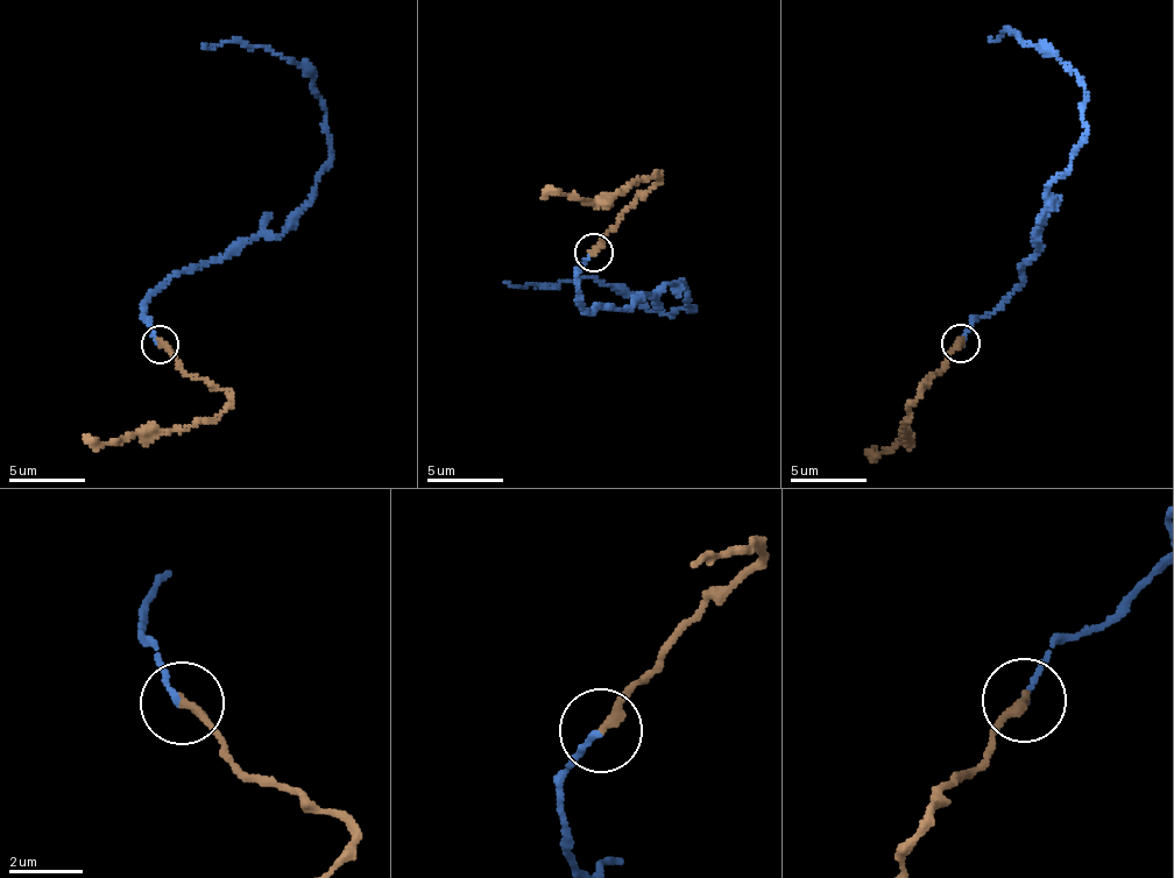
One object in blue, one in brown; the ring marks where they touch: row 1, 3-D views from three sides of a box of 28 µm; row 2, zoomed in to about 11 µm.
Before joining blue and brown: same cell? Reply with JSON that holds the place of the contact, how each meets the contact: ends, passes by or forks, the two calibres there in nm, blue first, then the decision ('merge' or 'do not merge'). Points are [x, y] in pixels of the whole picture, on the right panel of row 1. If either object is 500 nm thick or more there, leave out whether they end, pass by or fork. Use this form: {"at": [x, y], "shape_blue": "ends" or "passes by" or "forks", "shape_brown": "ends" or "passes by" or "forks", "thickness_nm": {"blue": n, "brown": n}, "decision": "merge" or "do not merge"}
{"at": [960, 342], "shape_blue": "ends", "shape_brown": "ends", "thickness_nm": {"blue": 160, "brown": 240}, "decision": "merge"}

